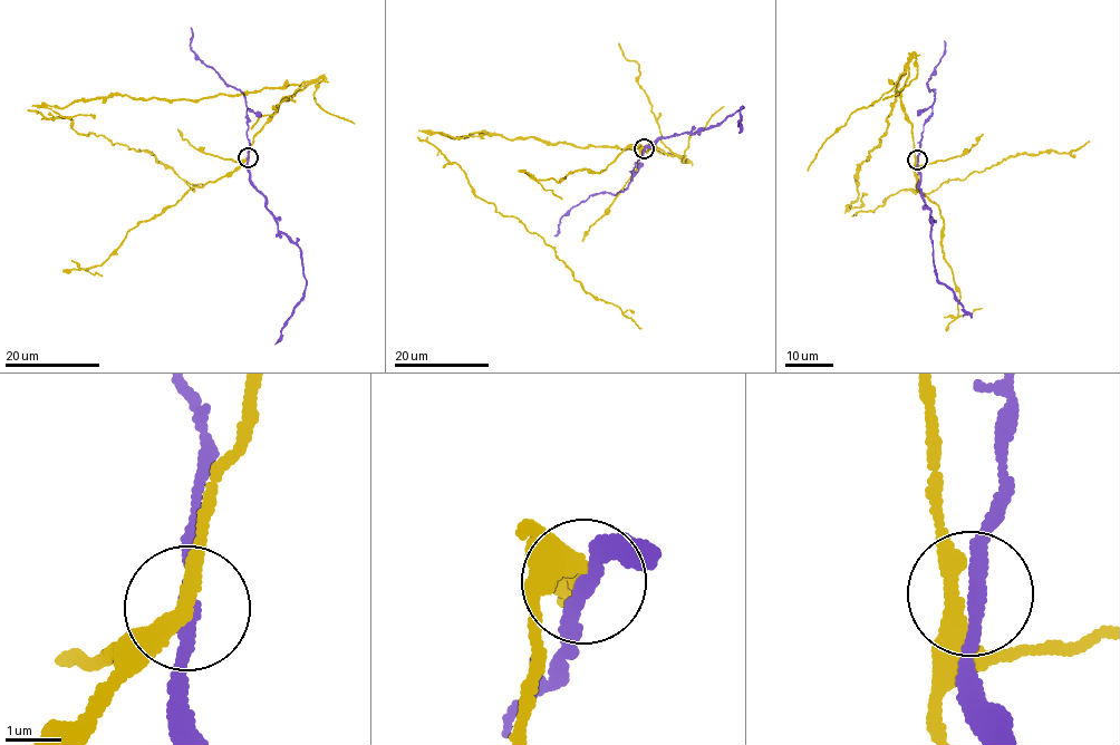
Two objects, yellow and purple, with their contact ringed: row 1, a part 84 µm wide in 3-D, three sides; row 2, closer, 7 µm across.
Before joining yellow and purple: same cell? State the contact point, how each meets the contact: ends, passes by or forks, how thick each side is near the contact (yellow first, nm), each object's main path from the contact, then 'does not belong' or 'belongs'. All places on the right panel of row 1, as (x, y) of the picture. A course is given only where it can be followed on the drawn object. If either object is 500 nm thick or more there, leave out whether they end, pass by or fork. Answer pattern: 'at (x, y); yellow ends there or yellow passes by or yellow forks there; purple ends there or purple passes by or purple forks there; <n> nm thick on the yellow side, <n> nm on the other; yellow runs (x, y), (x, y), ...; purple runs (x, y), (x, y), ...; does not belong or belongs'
at (917, 160); yellow passes by; purple passes by; 320 nm thick on the yellow side, 240 nm on the other; yellow runs (916, 160), (900, 100), (907, 69), (879, 145), (857, 168), (849, 211), (1089, 141); purple runs (917, 160), (918, 187), (934, 222), (930, 228), (935, 273), (972, 318); does not belong

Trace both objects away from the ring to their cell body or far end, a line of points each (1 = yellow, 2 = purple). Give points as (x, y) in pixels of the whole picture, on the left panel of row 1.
1: (248, 156), (305, 84), (36, 112), (203, 184)
2: (248, 157), (250, 183), (266, 199), (278, 229), (300, 249), (306, 284), (303, 298), (295, 307), (274, 345)

